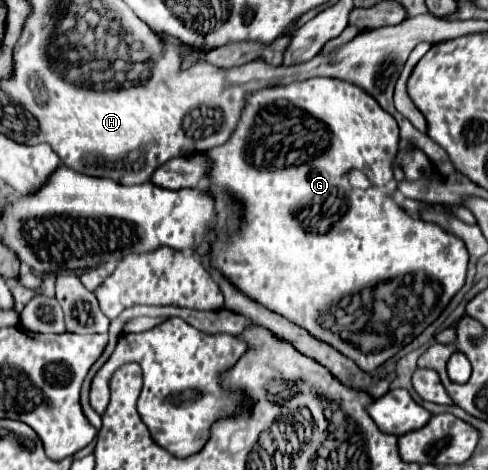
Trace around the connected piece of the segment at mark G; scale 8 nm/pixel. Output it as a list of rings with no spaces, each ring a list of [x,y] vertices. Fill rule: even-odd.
[[[313,77],[249,95],[229,143],[207,151],[213,159],[211,183],[215,185],[209,191],[213,195],[229,191],[245,205],[243,229],[223,243],[211,243],[213,263],[219,267],[221,275],[231,279],[247,297],[333,345],[367,373],[373,373],[387,359],[397,355],[441,315],[447,303],[465,285],[469,263],[465,243],[461,243],[457,235],[441,231],[437,223],[425,223],[423,219],[407,215],[405,209],[393,201],[391,194],[398,188],[393,175],[397,153],[397,121],[361,87],[333,77]],[[353,170],[365,173],[371,184],[369,189],[355,189],[349,183],[349,173]]]

